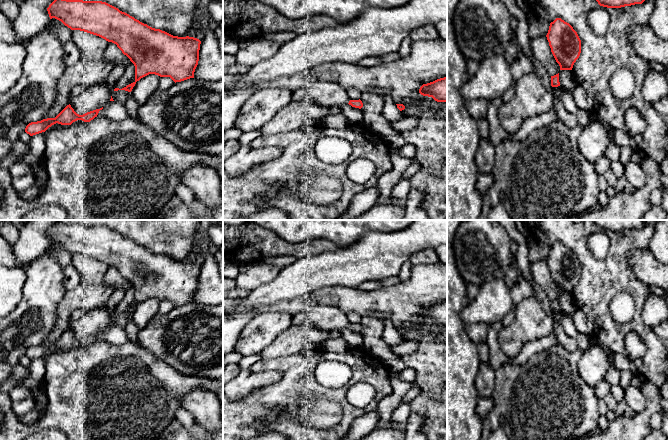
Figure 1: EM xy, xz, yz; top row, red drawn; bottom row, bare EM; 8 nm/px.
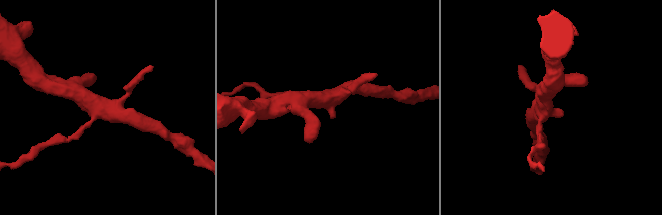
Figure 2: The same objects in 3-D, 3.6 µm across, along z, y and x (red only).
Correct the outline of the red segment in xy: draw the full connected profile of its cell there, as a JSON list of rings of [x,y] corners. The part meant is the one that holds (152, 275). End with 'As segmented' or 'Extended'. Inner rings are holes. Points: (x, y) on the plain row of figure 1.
[[[56,222],[47,232],[50,243],[61,245],[71,254],[80,254],[112,266],[126,279],[135,290],[135,305],[126,311],[114,315],[131,316],[141,302],[155,298],[170,301],[175,307],[194,302],[199,285],[201,265],[194,261],[173,260],[140,246],[129,238],[102,225],[67,224]]]. As segmented

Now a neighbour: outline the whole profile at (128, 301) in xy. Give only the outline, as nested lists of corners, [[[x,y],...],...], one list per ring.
[[[130,286],[126,290],[124,298],[118,304],[116,312],[122,313],[133,306],[135,306],[135,290]]]

